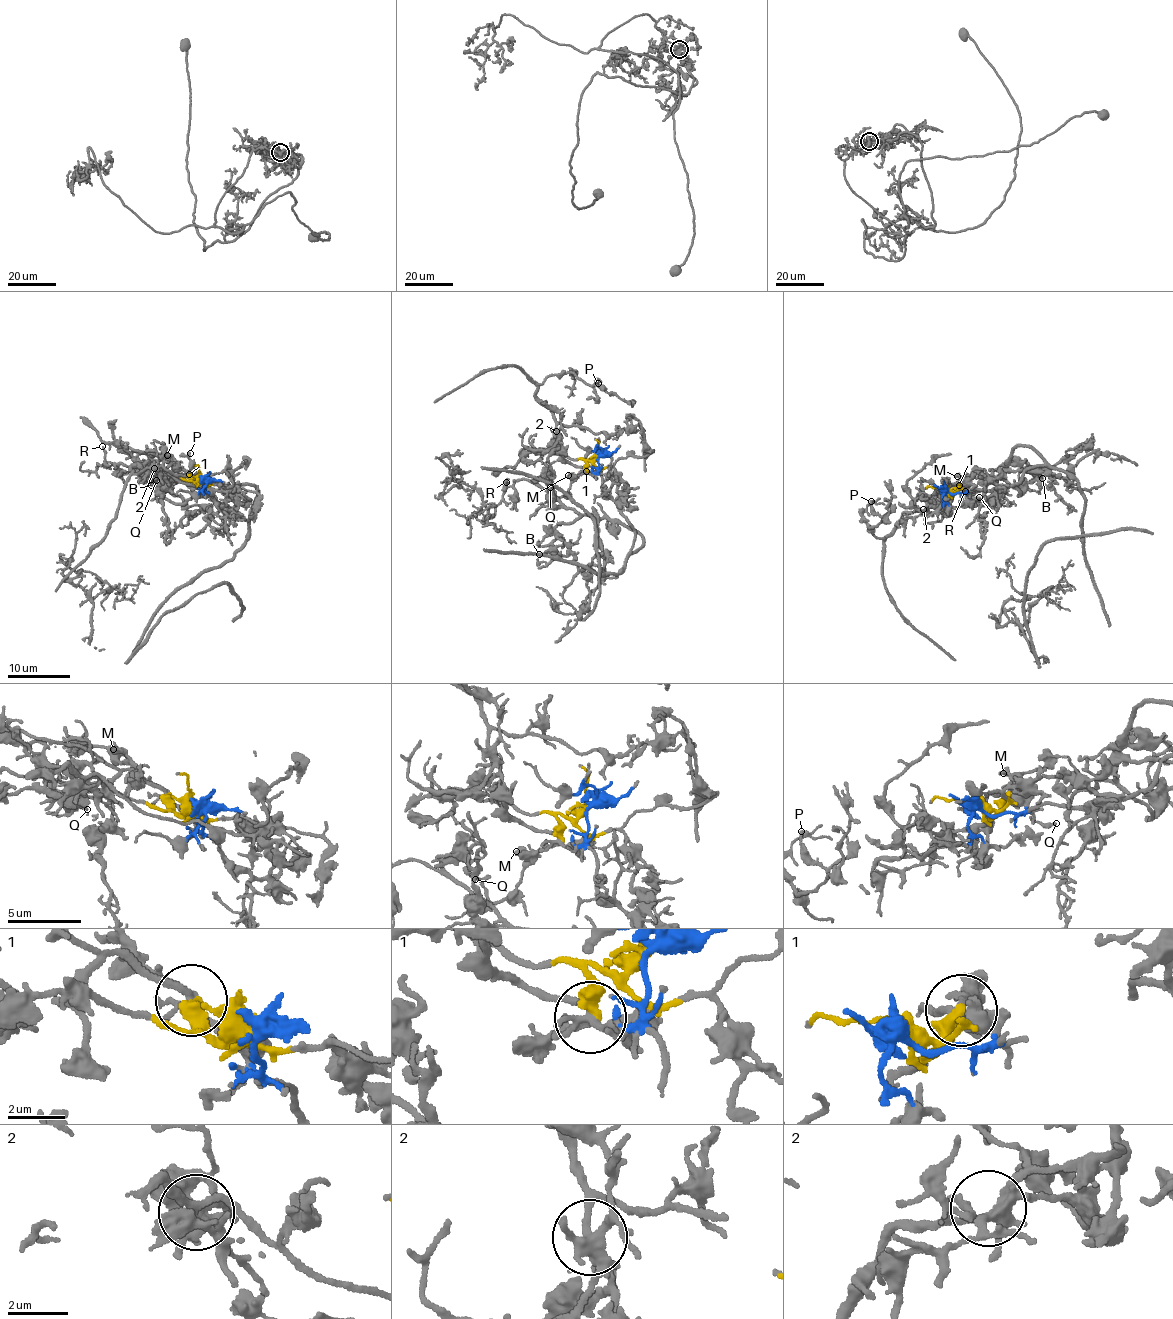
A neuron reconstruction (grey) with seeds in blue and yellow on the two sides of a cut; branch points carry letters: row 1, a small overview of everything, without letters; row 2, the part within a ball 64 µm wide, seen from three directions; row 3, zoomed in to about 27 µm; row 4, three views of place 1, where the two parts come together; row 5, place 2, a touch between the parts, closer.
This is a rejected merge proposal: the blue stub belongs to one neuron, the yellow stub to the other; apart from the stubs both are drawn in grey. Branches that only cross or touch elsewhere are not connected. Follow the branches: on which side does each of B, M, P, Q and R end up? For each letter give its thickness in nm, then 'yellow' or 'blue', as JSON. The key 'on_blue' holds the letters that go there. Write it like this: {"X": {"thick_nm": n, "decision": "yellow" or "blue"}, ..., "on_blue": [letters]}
{"B": {"thick_nm": 160, "decision": "blue"}, "M": {"thick_nm": 320, "decision": "yellow"}, "P": {"thick_nm": 150, "decision": "yellow"}, "Q": {"thick_nm": 200, "decision": "blue"}, "R": {"thick_nm": 170, "decision": "blue"}, "on_blue": ["B", "Q", "R"]}

